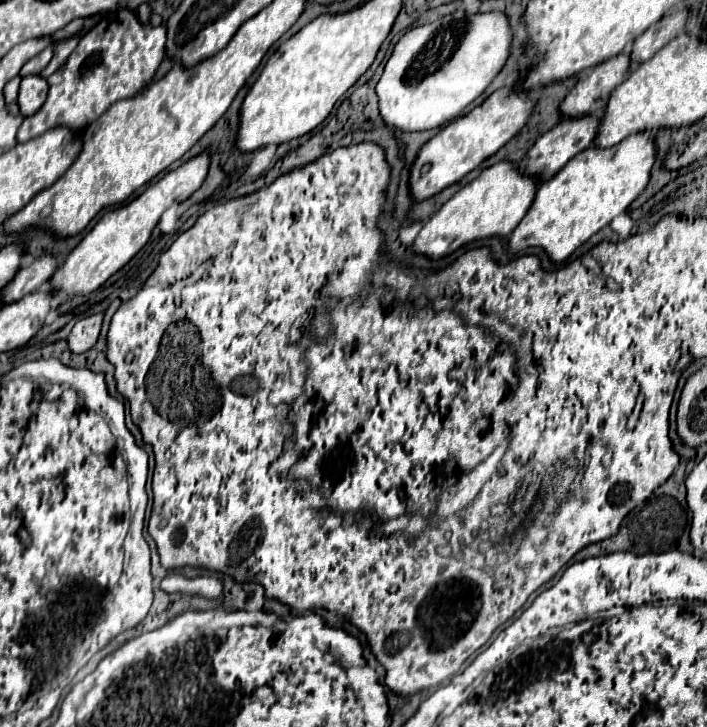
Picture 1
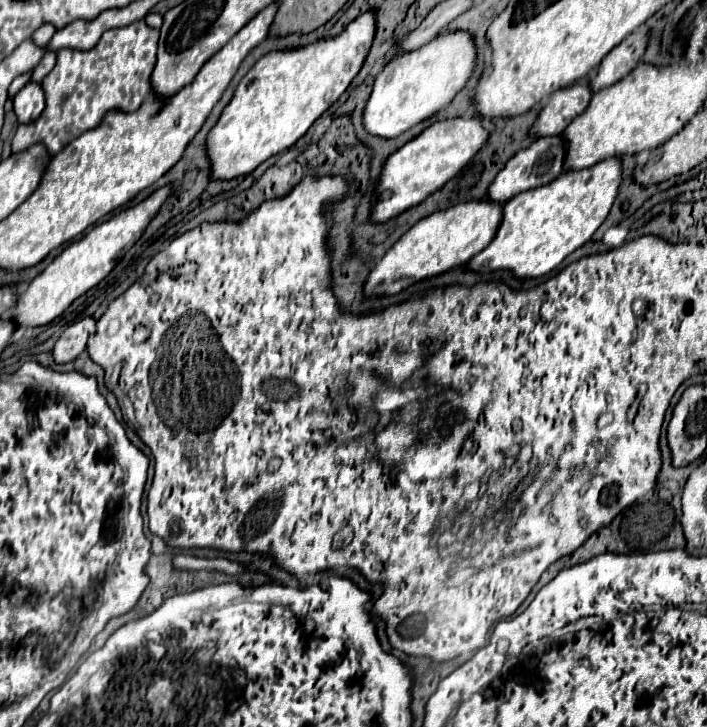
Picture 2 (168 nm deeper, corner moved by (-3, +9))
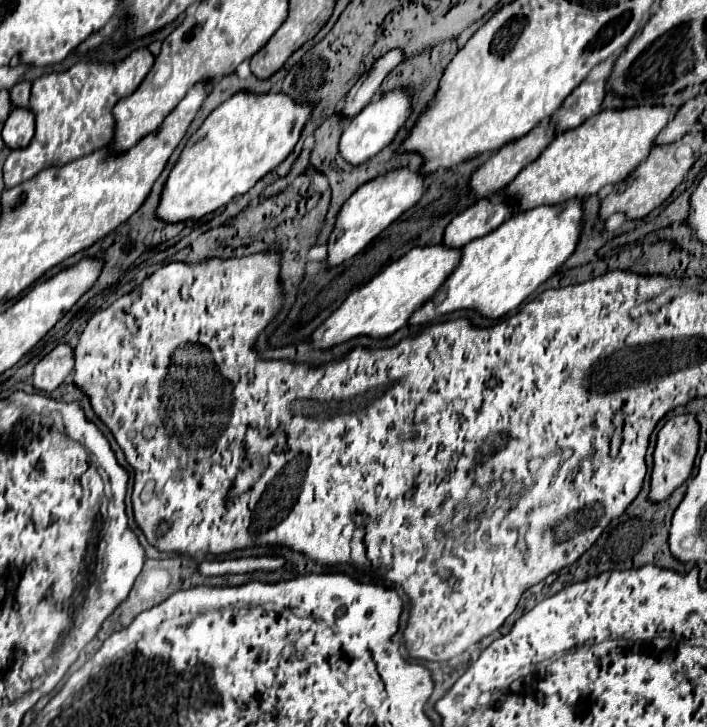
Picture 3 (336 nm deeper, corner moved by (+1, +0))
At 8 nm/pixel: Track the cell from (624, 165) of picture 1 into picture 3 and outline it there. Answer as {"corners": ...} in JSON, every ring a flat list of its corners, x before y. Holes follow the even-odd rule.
{"corners":[[577,199,561,205,541,205,515,215,493,233,467,243,461,249,455,271,437,289,437,295,419,307,409,325,425,325,453,311,475,311,485,319,499,319,519,307,541,283,545,283,575,251,583,225,583,207]]}

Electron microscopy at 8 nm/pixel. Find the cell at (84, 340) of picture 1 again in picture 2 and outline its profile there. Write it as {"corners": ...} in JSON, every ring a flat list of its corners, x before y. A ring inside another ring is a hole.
{"corners":[[83,318,75,324,71,324,61,338,57,340,57,344,53,346,53,358,55,362,63,364,63,362,71,362,75,360,87,346,89,336,95,330,95,320,93,318]]}

